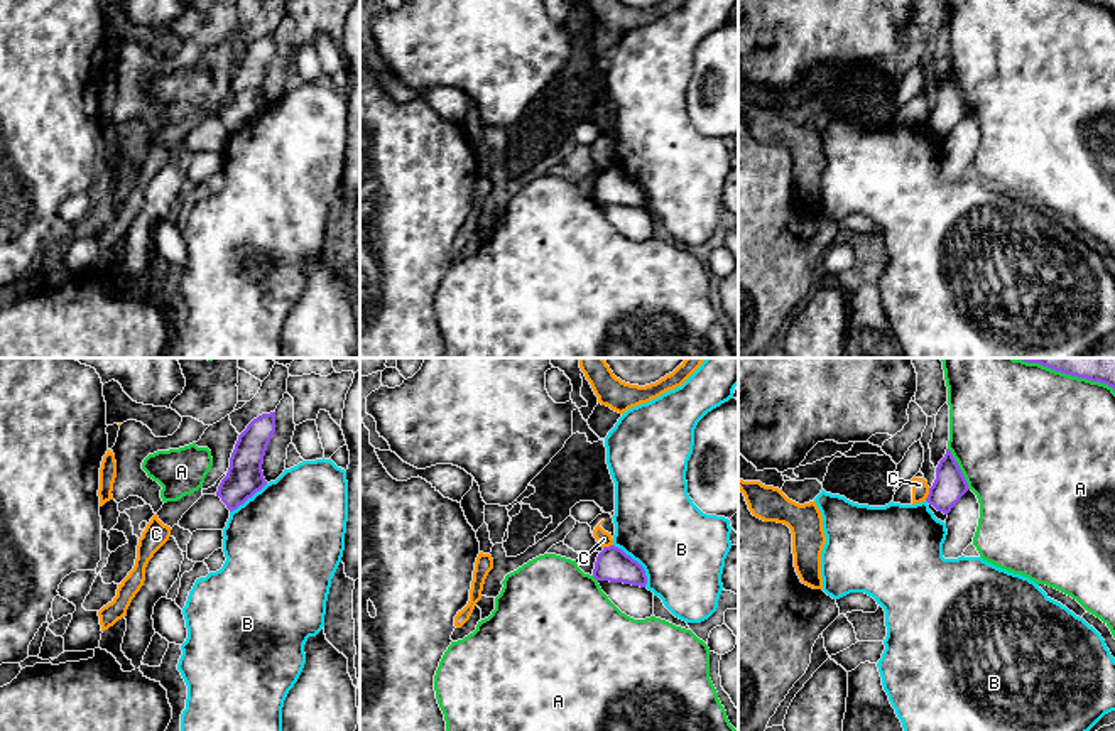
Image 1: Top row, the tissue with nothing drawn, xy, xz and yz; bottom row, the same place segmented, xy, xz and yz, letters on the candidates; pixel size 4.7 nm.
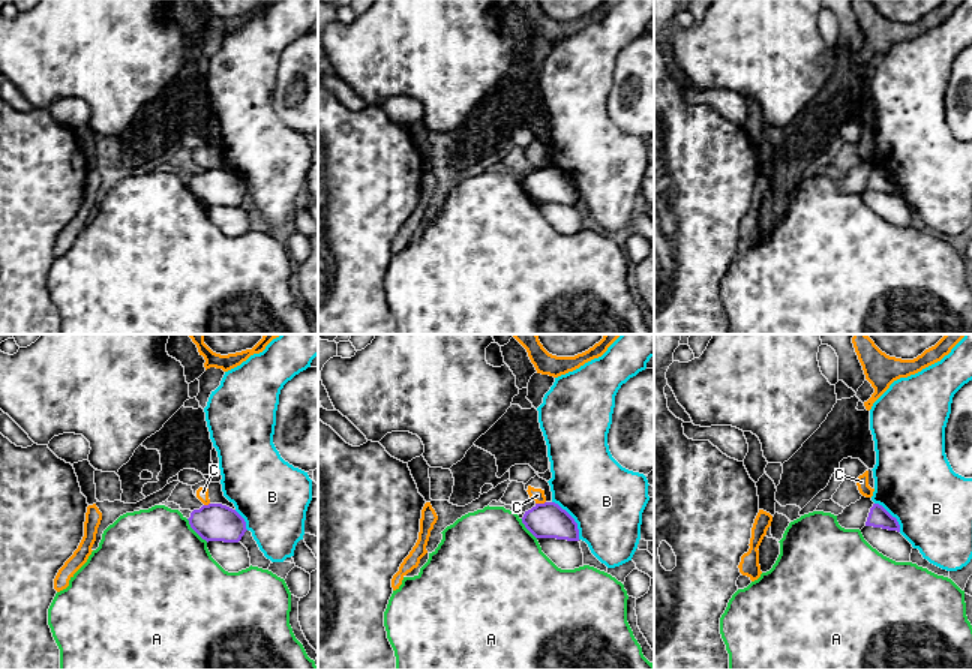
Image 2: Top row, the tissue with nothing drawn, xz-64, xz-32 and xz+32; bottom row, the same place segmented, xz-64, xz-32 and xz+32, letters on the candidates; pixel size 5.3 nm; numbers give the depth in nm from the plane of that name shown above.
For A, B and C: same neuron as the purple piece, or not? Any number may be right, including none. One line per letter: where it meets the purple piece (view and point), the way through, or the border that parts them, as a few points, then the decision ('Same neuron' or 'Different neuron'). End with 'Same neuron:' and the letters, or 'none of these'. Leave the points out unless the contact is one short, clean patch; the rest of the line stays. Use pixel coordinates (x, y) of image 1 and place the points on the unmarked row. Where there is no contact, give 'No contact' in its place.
A: Touches purple at yz (958, 90). Different neuron
B: Touches purple at xz (637, 184). Different neuron
C: Touches purple at yz (928, 117). Boundary: yz (930, 110), (924, 122). Different neuron
Same neuron: none of these

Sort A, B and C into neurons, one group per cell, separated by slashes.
A / B / C

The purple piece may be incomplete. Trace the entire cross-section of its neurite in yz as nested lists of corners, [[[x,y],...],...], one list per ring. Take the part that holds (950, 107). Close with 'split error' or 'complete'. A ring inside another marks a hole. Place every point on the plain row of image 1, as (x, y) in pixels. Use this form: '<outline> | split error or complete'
[[[946,71],[944,79],[936,89],[936,101],[929,110],[926,123],[938,133],[948,137],[968,111],[968,105],[956,81],[953,79],[951,73]]] | complete

